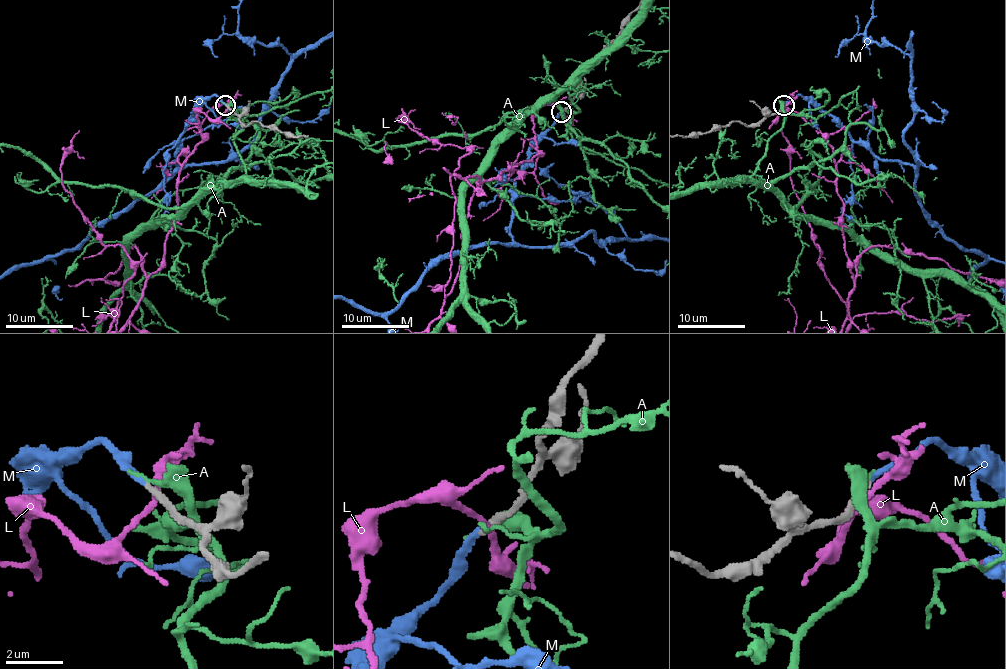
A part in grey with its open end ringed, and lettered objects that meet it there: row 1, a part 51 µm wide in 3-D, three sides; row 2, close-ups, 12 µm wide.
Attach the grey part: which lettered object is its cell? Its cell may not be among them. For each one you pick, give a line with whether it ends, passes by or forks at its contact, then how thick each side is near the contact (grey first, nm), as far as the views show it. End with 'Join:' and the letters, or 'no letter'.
M: it ends; calibres 260 and 220 nm
Join: M

